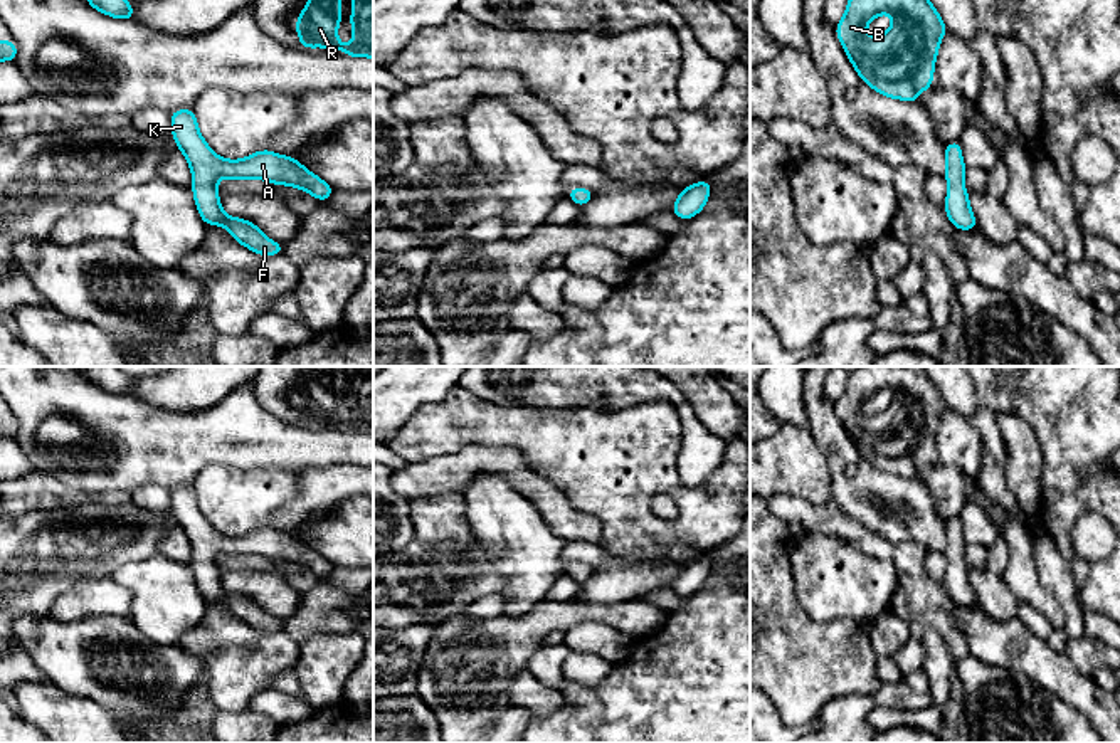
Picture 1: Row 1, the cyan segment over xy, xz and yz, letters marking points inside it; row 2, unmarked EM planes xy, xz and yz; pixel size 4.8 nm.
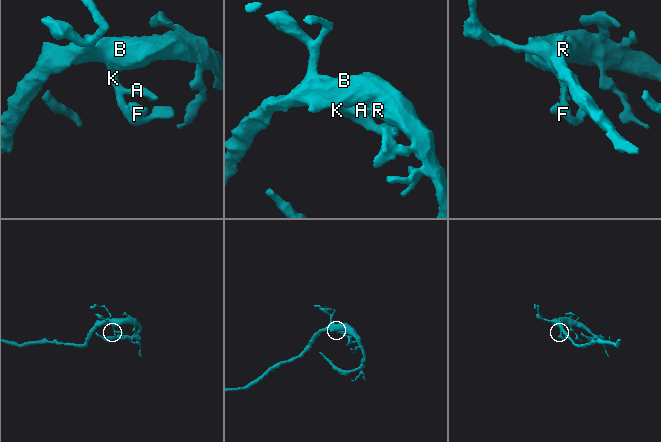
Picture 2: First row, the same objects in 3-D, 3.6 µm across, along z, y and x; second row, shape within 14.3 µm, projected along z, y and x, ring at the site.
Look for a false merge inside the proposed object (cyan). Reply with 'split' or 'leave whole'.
leave whole

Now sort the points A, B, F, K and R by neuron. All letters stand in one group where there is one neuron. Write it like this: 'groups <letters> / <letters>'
groups A B F K R

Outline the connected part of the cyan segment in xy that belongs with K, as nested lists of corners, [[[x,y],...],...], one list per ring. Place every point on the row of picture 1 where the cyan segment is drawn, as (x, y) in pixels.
[[[177,109],[170,114],[172,136],[185,155],[193,180],[193,198],[205,225],[224,225],[234,240],[261,256],[279,256],[284,244],[267,239],[256,224],[227,217],[219,200],[219,178],[261,178],[274,185],[289,185],[326,202],[335,190],[306,170],[294,156],[281,156],[271,150],[256,151],[244,160],[224,160],[202,138],[193,109]]]

